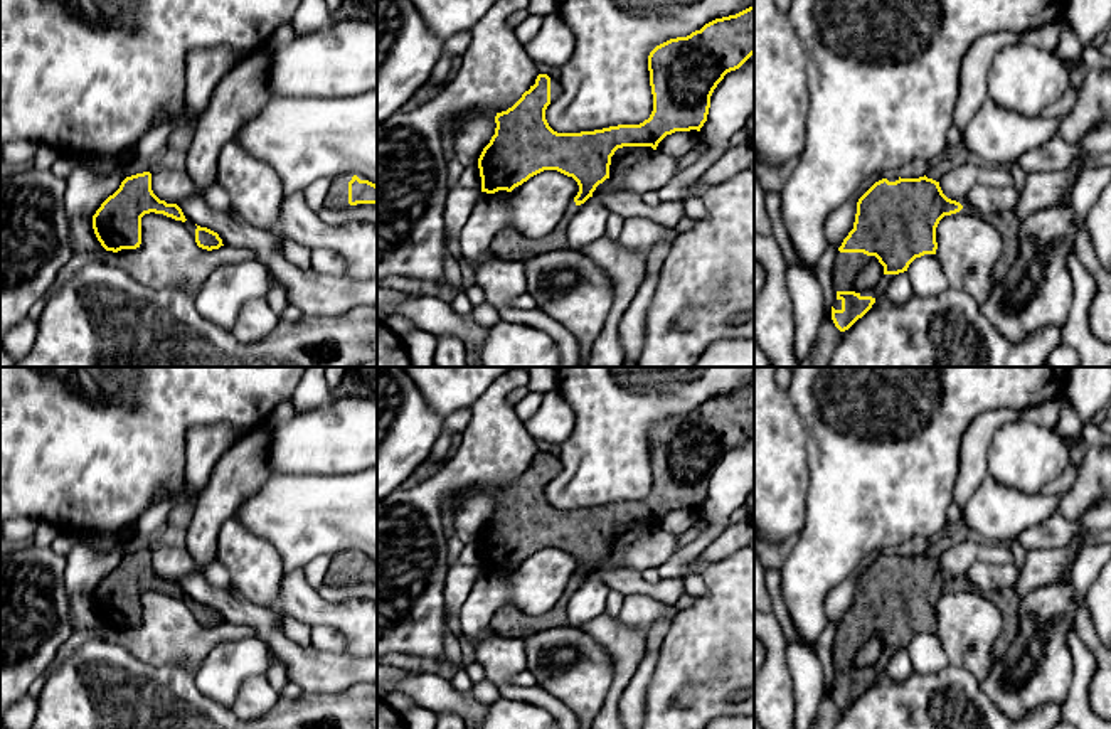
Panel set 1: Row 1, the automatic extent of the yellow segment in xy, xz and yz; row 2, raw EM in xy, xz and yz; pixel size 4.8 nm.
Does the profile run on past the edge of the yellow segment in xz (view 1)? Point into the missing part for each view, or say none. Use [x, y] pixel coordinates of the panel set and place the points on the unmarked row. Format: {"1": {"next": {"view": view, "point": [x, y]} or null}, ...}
{"1": {"next": {"view": "xz", "point": [507, 622]}}}

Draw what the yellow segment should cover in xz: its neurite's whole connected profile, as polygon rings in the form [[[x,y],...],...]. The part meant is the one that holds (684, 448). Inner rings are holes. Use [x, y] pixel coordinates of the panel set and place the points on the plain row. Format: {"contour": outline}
{"contour": [[[754,384],[715,396],[687,414],[670,416],[648,433],[650,495],[640,502],[581,510],[557,510],[549,503],[545,487],[562,465],[557,455],[539,451],[512,485],[495,493],[495,512],[478,535],[481,569],[512,569],[544,547],[572,554],[579,569],[547,613],[530,618],[505,604],[493,615],[490,630],[505,638],[525,638],[567,625],[567,603],[596,564],[609,556],[614,529],[623,524],[656,527],[667,512],[700,508],[717,461],[752,431]]]}

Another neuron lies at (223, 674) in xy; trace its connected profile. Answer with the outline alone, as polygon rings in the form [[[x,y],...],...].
[[[251,635],[234,641],[221,641],[197,668],[197,689],[209,699],[232,709],[244,684],[266,678],[273,662],[279,662],[271,647]]]

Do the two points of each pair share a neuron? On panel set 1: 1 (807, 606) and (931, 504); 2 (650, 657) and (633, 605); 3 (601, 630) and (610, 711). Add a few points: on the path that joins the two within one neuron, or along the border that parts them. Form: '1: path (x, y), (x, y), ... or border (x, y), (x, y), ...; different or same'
1: path (823, 571), (896, 504); same
2: path (652, 643), (652, 623), (647, 618); same
3: path (621, 650), (621, 679), (615, 691); same

